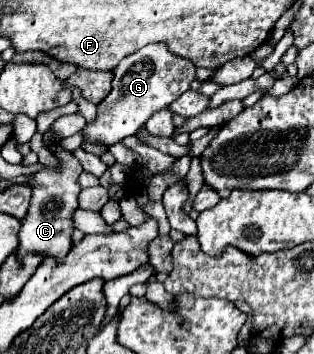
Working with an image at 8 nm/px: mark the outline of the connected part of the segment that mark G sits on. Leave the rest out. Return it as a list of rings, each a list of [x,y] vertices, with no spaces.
[[[157,42],[147,44],[141,50],[123,58],[113,74],[115,78],[111,94],[103,100],[103,104],[97,106],[95,122],[87,124],[81,130],[83,136],[91,142],[115,144],[121,142],[125,136],[135,134],[147,122],[147,118],[151,118],[153,112],[169,106],[185,90],[189,90],[191,82],[197,76],[197,66],[191,60],[169,52],[165,42]]]

